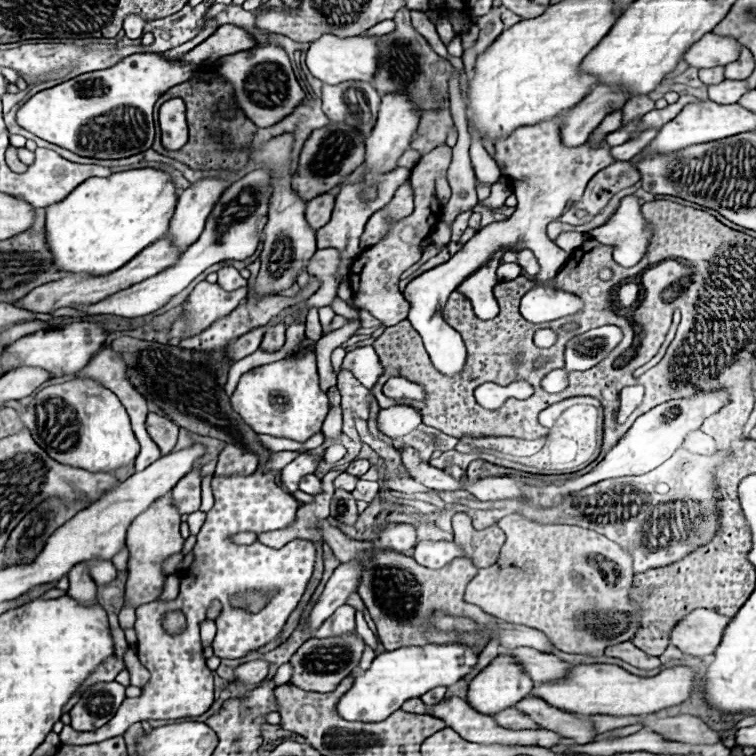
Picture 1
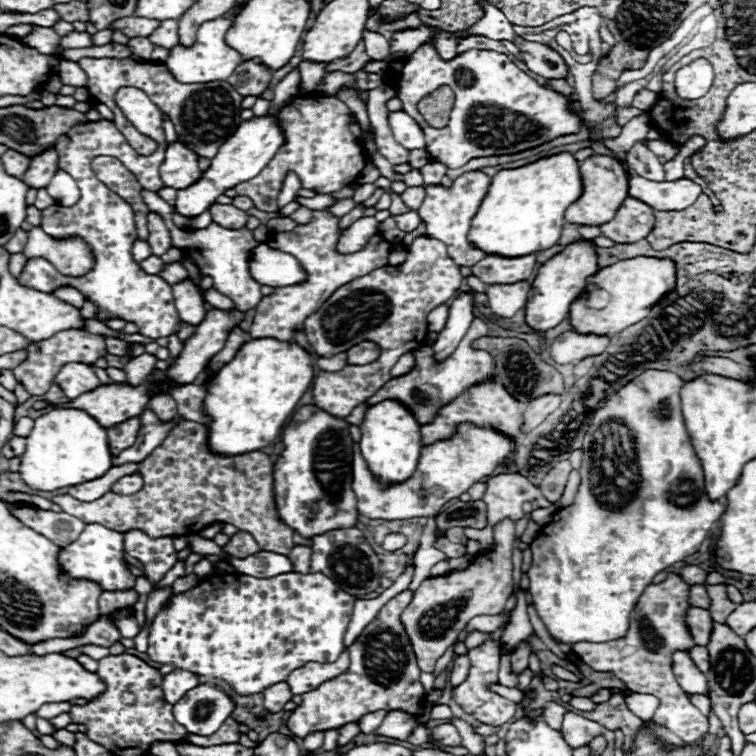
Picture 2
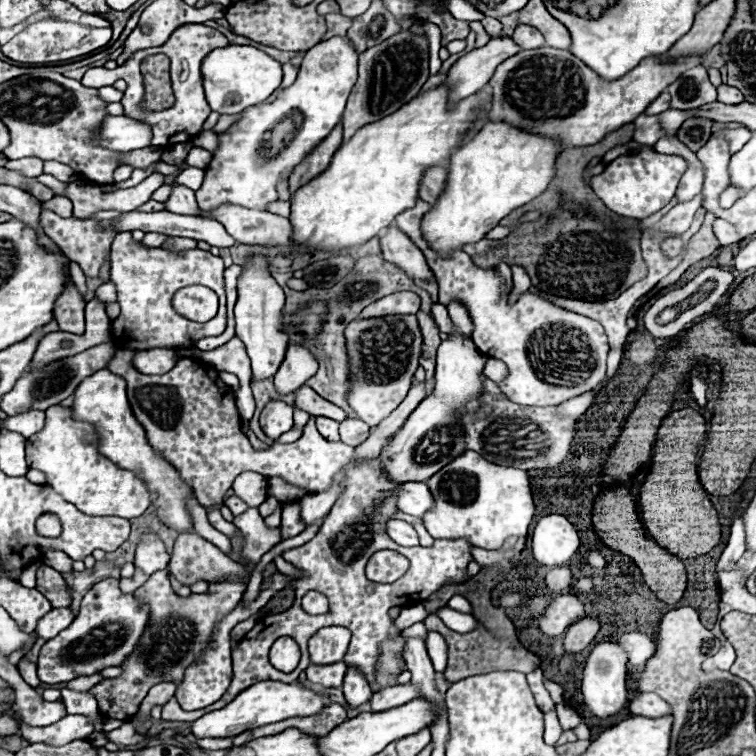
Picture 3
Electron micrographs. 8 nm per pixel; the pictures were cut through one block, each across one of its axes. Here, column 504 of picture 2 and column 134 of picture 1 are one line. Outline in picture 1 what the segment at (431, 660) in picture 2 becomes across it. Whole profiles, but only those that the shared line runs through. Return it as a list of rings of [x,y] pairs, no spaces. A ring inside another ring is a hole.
[[[172,492],[160,496],[148,510],[144,510],[132,522],[132,526],[128,528],[126,544],[130,550],[130,560],[128,560],[128,582],[126,582],[124,600],[132,602],[134,606],[158,600],[166,580],[160,564],[166,556],[180,552],[184,544],[184,538],[180,536],[180,512],[172,500]]]

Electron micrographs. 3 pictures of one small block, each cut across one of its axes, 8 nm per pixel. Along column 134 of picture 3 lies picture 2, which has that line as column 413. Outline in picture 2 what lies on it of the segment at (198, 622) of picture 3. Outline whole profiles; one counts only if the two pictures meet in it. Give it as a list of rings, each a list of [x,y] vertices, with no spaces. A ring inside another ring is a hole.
[[[404,590],[388,600],[378,616],[356,638],[356,642],[348,646],[348,672],[344,672],[336,680],[326,680],[324,684],[320,684],[320,688],[316,688],[316,692],[308,692],[308,696],[302,696],[302,704],[288,720],[288,728],[294,736],[306,738],[310,732],[316,730],[340,728],[348,722],[358,722],[364,714],[376,710],[406,710],[410,714],[416,714],[426,698],[420,684],[422,670],[418,668],[410,638],[400,622],[400,616],[410,604],[412,596],[412,590]]]

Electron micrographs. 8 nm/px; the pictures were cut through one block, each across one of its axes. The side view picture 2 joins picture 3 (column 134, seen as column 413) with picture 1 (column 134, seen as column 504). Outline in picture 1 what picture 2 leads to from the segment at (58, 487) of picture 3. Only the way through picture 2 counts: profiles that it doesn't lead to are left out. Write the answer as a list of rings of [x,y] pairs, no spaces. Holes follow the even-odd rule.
[[[76,378],[64,384],[42,388],[40,392],[34,394],[34,400],[20,414],[20,420],[32,434],[34,442],[40,444],[40,448],[44,448],[50,458],[62,464],[70,464],[74,468],[82,468],[90,472],[110,472],[110,470],[116,470],[134,462],[140,450],[140,444],[130,428],[130,418],[124,406],[120,404],[120,400],[116,398],[116,394],[90,378],[82,378],[82,380]]]

